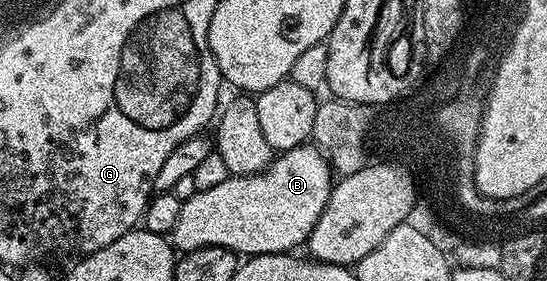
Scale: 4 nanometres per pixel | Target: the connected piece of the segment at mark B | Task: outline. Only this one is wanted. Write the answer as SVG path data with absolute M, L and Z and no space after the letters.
M306 143L289 149L286 153L277 153L262 173L253 173L249 177L231 175L223 179L223 183L215 183L215 187L198 189L195 195L191 195L191 199L183 201L179 219L175 219L171 244L174 250L182 254L208 245L254 257L264 253L288 253L296 250L296 245L304 246L308 242L309 235L327 203L331 188L329 177L331 178L331 170L328 161L312 144Z

